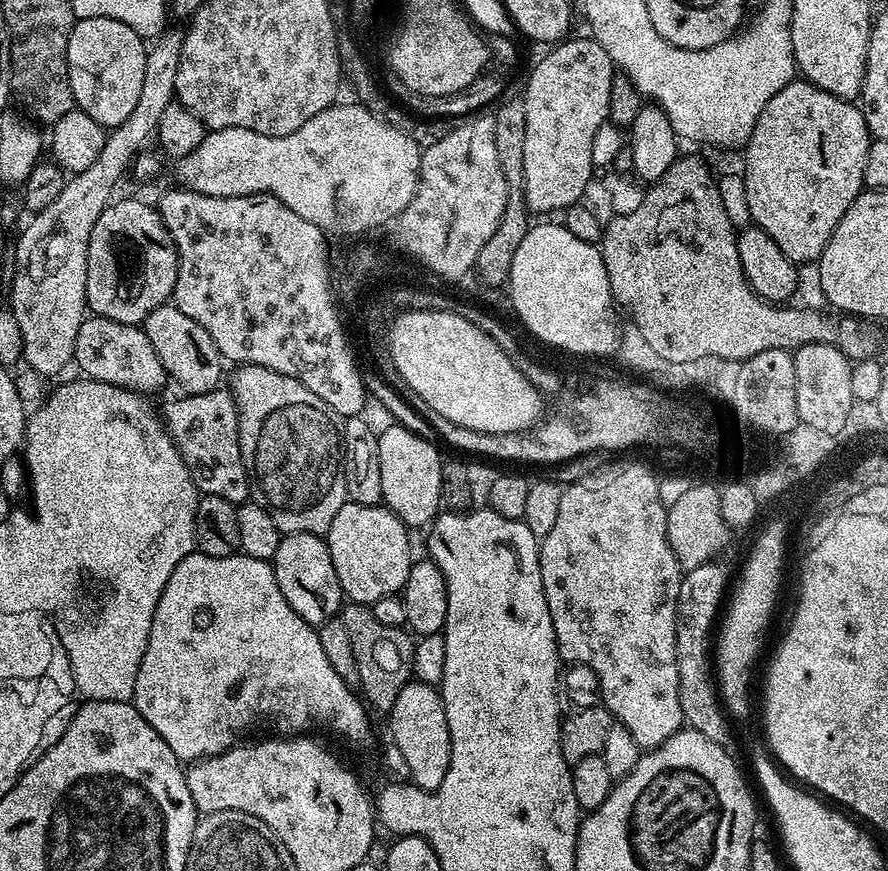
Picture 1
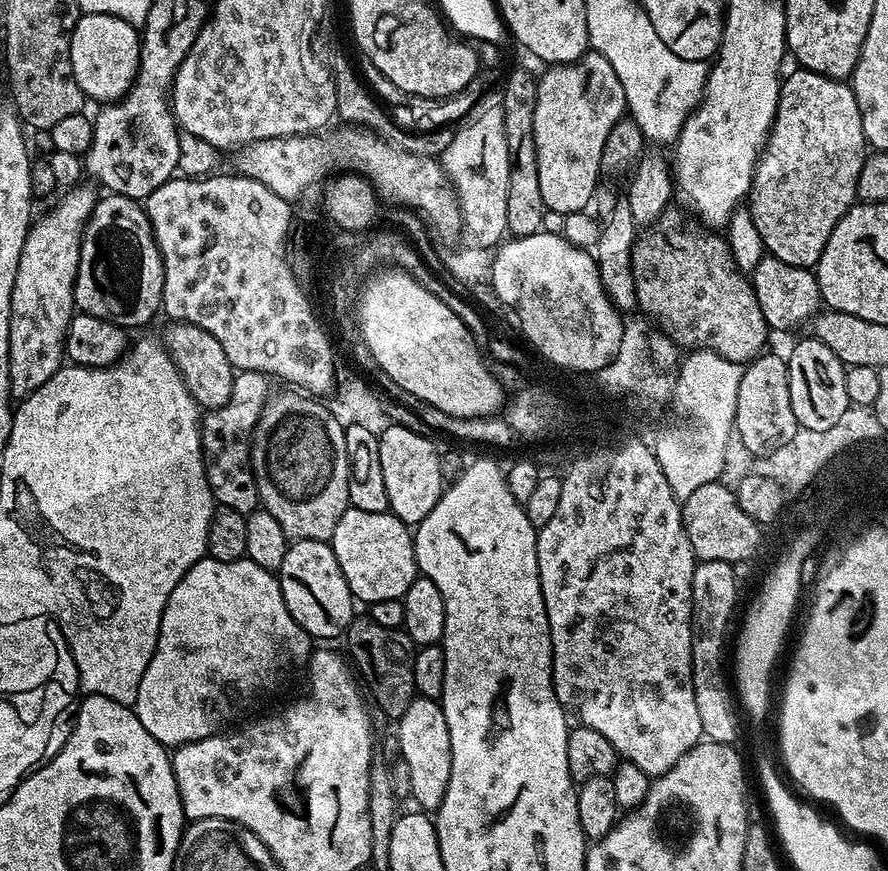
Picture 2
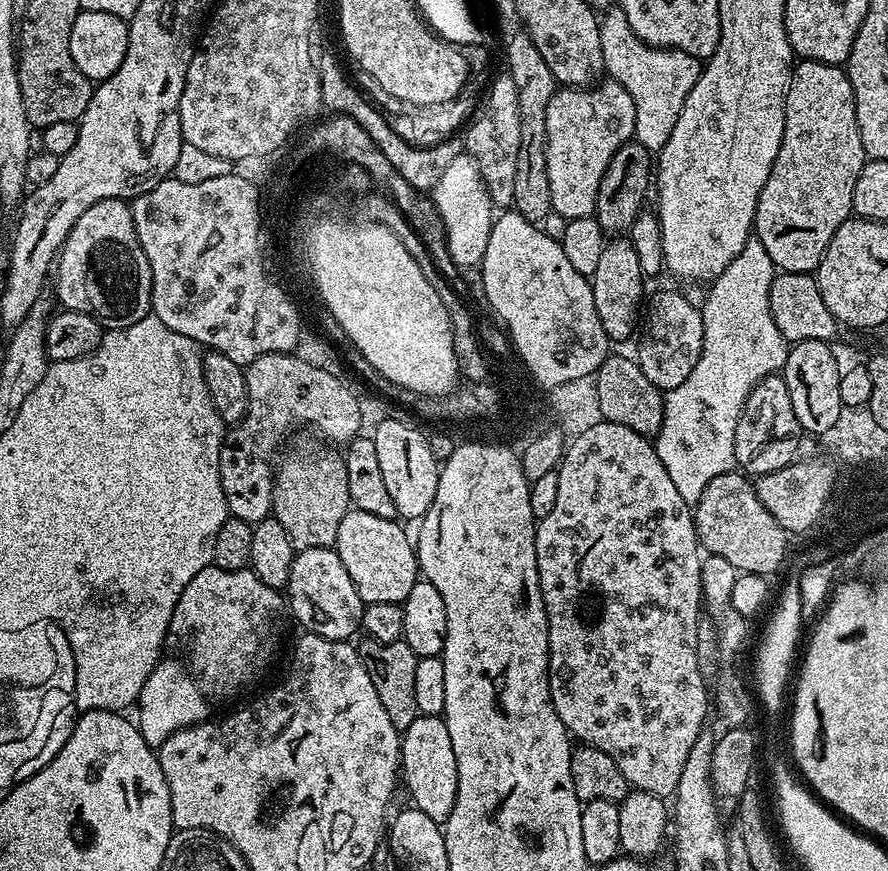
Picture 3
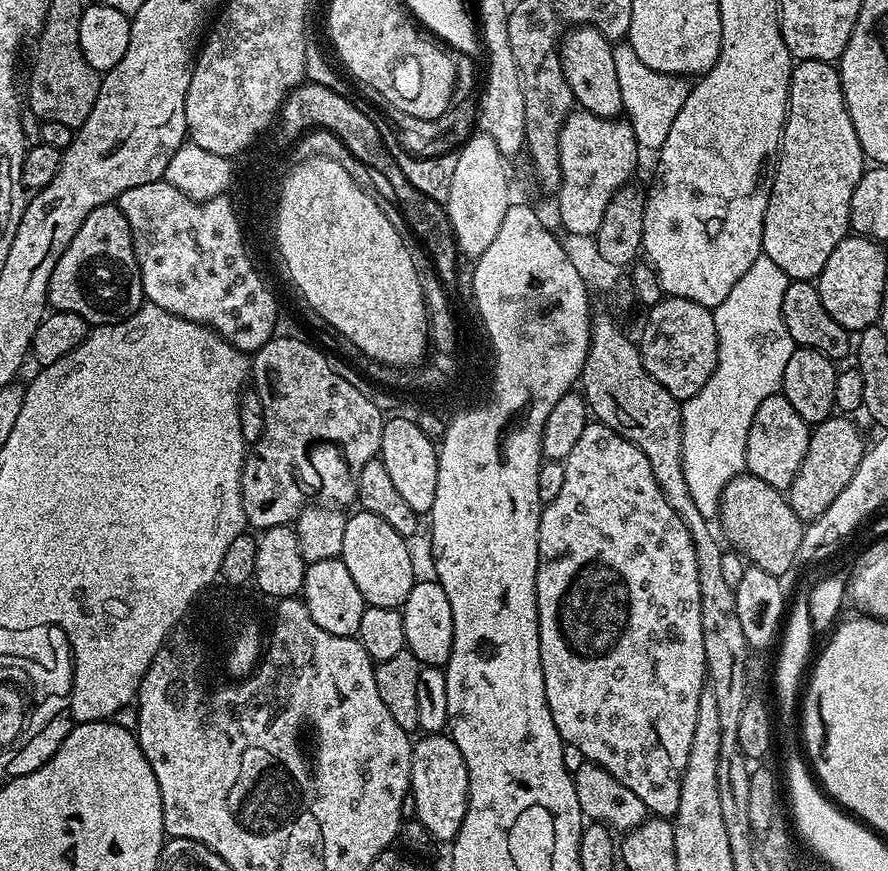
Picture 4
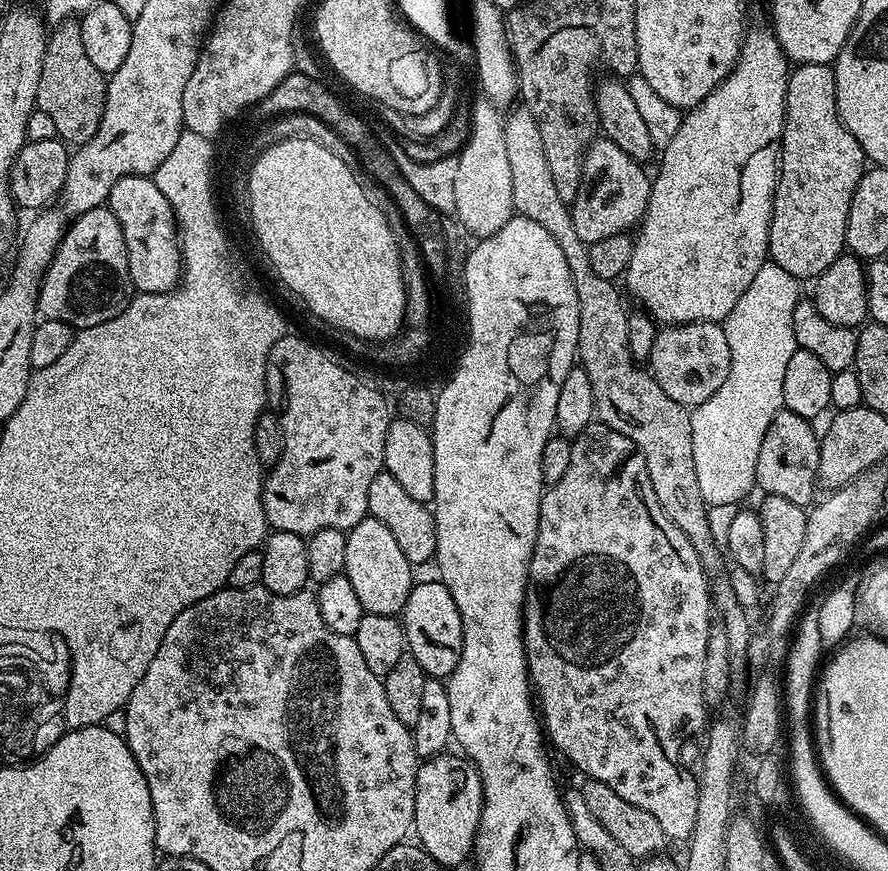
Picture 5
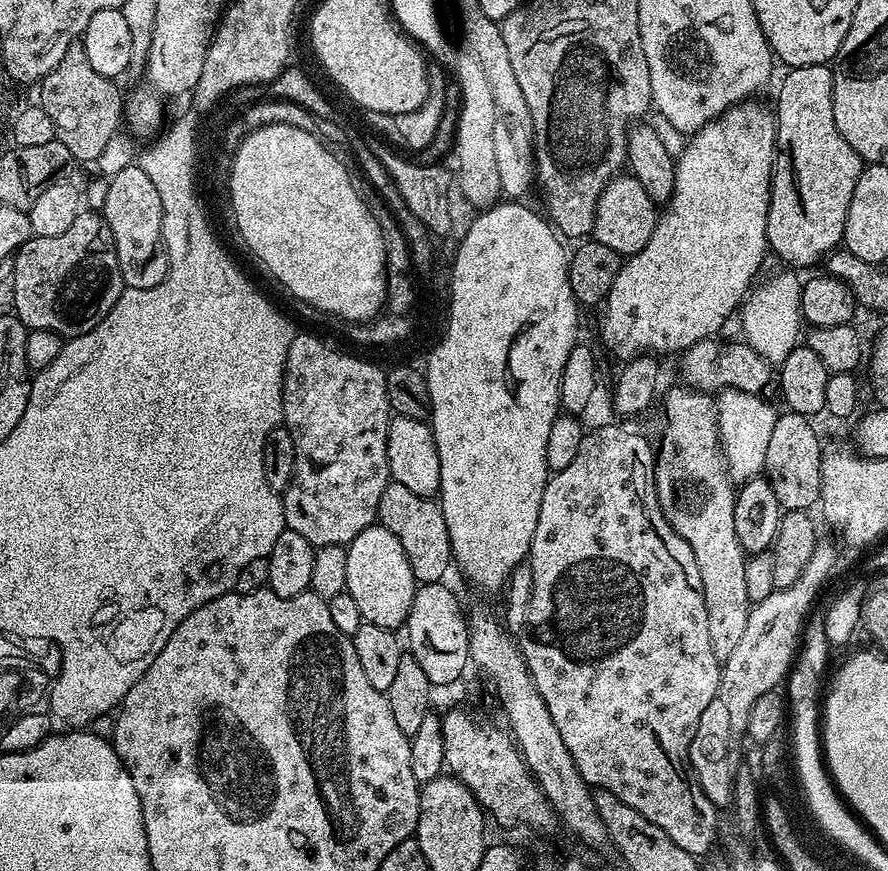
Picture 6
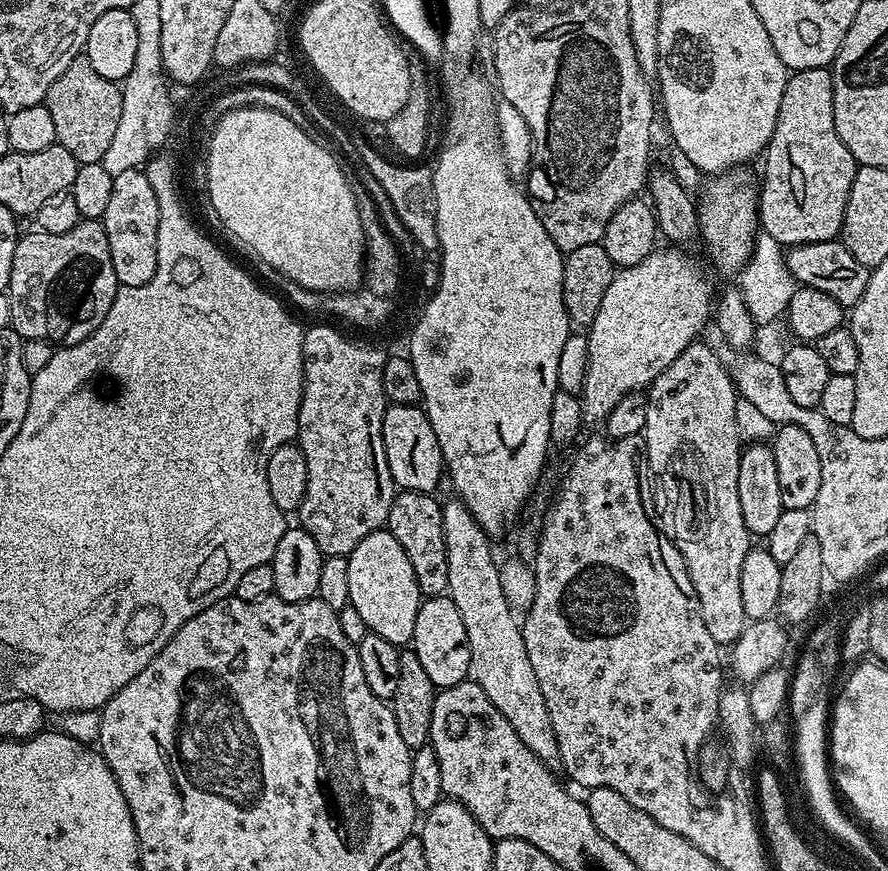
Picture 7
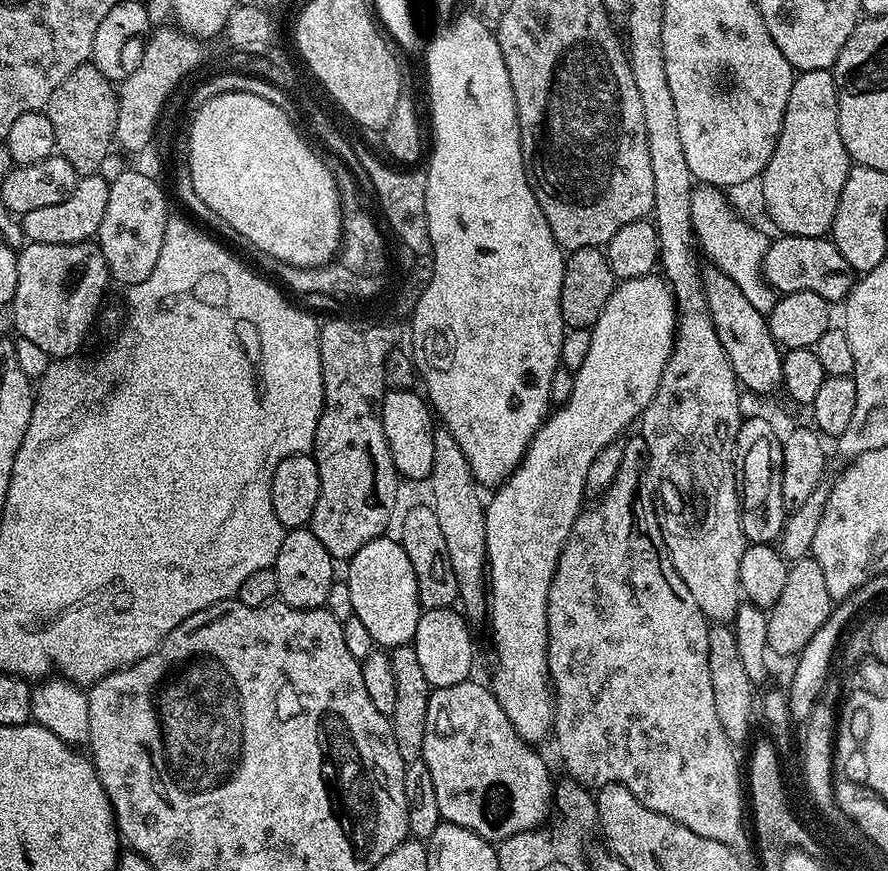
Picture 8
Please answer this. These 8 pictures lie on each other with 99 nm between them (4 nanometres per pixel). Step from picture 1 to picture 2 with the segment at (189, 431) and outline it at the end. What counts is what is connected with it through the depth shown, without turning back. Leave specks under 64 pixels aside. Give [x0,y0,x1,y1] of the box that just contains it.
[200,371,270,513]

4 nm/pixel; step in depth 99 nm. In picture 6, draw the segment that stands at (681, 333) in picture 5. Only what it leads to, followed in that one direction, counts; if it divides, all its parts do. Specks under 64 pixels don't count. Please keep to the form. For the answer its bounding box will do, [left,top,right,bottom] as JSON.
[679,338,774,394]

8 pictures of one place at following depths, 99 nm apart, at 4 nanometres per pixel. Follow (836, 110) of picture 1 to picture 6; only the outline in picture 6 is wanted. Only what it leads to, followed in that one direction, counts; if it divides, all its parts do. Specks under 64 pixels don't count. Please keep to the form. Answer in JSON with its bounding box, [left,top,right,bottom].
[766,64,865,269]

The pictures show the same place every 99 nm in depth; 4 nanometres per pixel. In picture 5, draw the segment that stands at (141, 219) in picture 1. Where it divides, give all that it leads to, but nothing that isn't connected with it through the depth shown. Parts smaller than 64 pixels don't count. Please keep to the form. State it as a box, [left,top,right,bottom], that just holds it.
[39,206,133,330]

